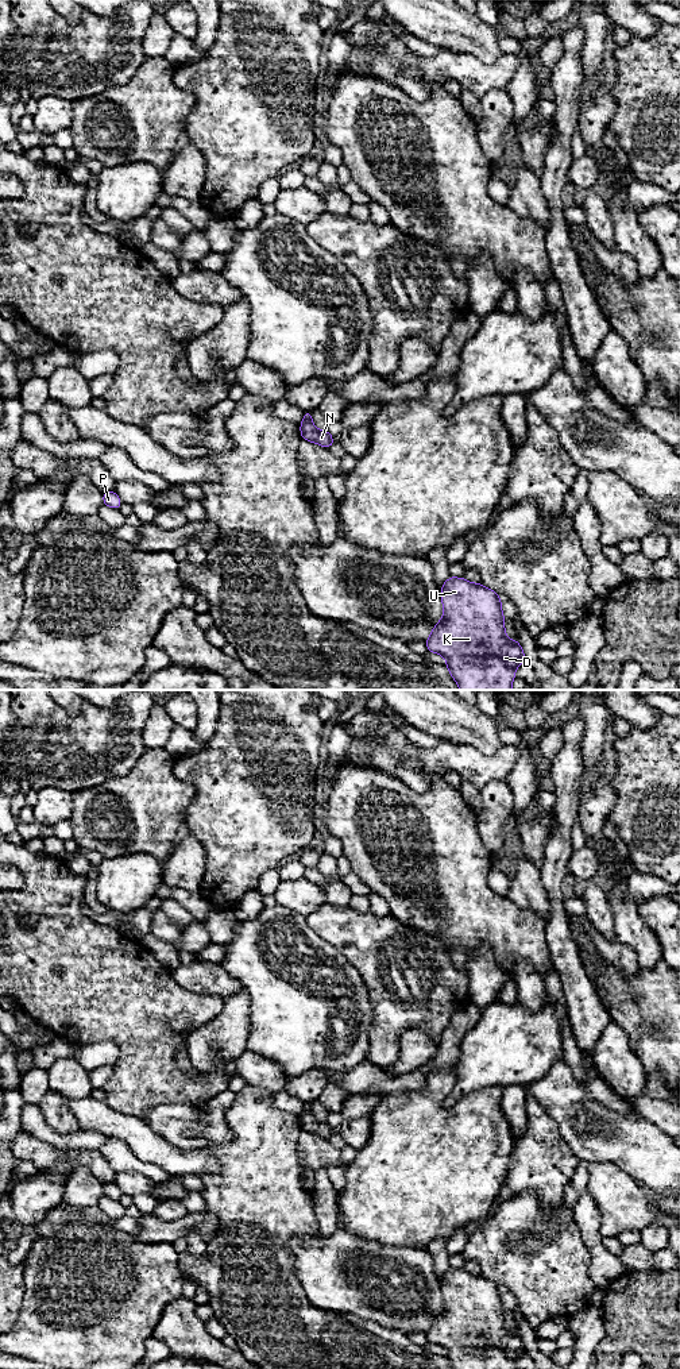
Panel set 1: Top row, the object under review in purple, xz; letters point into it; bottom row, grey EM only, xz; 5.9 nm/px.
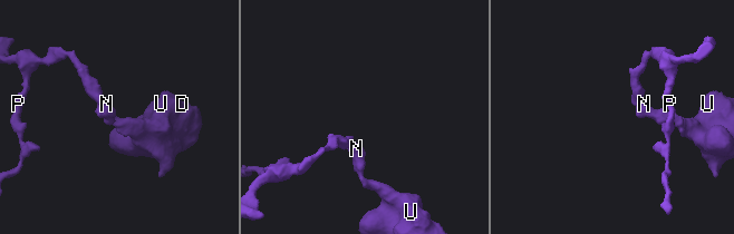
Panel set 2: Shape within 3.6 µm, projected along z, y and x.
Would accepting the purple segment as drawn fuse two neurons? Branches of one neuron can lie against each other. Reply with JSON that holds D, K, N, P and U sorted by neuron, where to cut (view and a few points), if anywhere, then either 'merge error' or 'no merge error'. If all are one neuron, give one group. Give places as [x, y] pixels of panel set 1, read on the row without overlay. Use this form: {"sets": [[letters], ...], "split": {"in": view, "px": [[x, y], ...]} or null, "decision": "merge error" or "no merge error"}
{"sets": [["D", "K", "N", "U"], ["P"]], "split": {"in": "xz", "px": [[310, 1111], [302, 1114]]}, "decision": "merge error"}

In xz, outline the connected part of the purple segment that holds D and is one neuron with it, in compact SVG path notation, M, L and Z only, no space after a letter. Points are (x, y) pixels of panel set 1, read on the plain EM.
M449 1268L441 1280L444 1306L434 1316L426 1331L430 1343L445 1349L447 1360L452 1369L515 1369L515 1360L526 1354L525 1345L518 1331L509 1331L505 1323L505 1307L502 1306L501 1288L482 1274L471 1274L467 1270Z

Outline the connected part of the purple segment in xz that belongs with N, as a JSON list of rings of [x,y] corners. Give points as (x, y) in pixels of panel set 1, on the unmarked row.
[[[312,1112],[301,1114],[300,1121],[301,1130],[320,1135],[328,1141],[335,1134],[332,1126],[328,1122],[318,1122]]]

